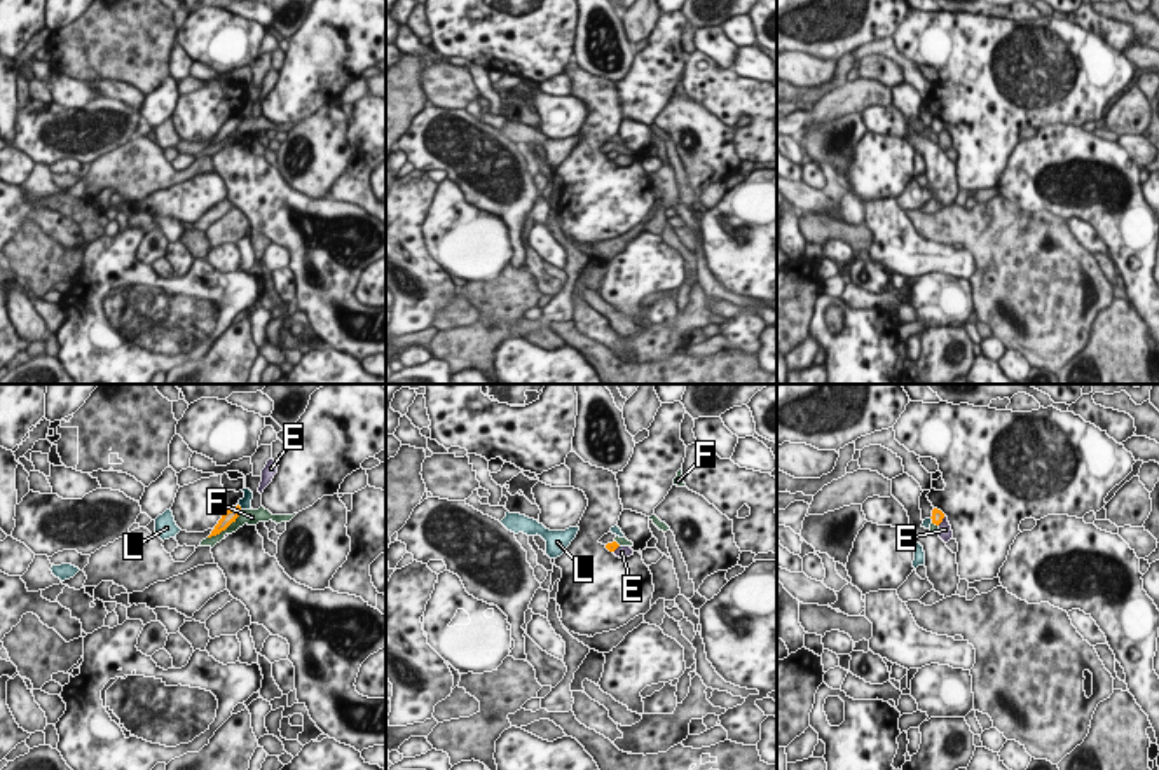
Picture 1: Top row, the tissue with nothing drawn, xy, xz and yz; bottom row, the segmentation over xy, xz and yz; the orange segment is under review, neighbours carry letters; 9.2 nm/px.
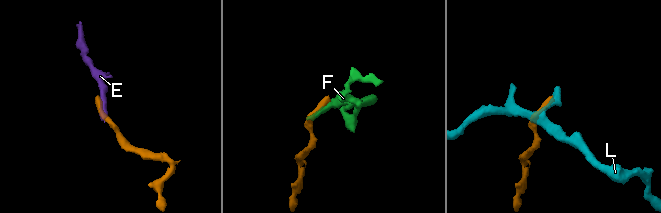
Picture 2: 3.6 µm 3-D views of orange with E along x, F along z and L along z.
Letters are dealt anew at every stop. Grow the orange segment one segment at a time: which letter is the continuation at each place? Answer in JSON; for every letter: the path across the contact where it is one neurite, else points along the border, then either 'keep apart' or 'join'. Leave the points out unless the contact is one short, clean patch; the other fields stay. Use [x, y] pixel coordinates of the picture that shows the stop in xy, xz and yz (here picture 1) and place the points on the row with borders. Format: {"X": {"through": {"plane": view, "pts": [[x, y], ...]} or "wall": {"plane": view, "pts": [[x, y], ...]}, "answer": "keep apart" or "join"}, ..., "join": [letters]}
{"E": {"wall": {"plane": "yz", "pts": [[945, 515], [938, 524]]}, "answer": "keep apart"}, "F": {"wall": {"plane": "xy", "pts": [[243, 510], [224, 529], [208, 538]]}, "answer": "keep apart"}, "L": {"wall": {"plane": "xy", "pts": [[238, 503], [241, 510]]}, "answer": "keep apart"}, "join": []}

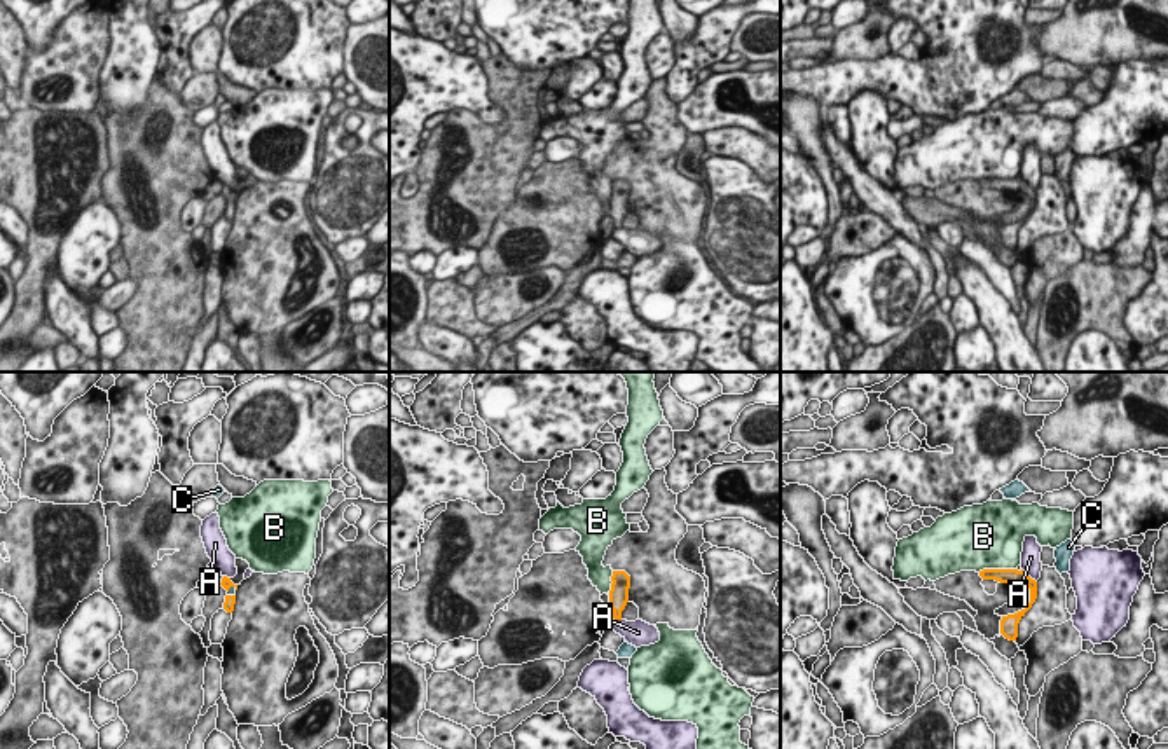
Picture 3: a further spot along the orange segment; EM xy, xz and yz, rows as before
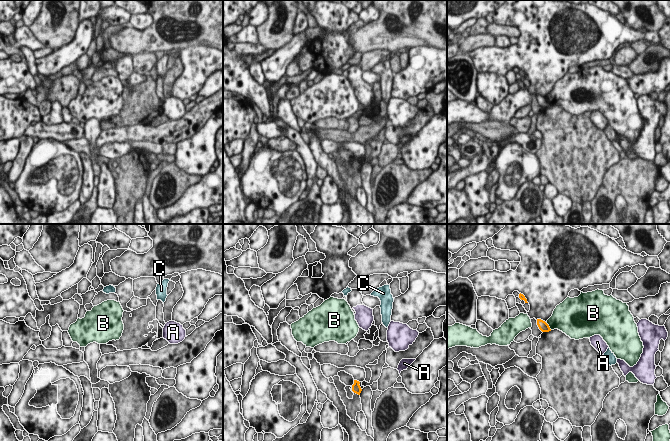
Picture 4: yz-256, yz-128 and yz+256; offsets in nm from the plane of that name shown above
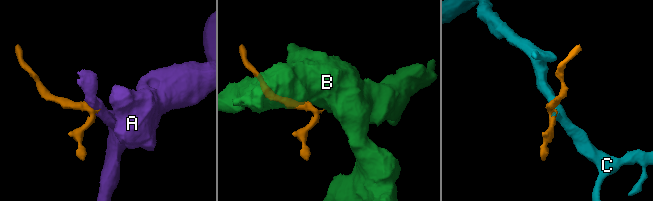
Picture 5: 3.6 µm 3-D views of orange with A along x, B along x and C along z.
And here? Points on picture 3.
{"A": {"wall": {"plane": "yz", "pts": [[1022, 568], [1036, 582]]}, "answer": "keep apart"}, "B": {"answer": "keep apart"}, "C": {"through": {"plane": "xy", "pts": [[226, 582], [227, 590], [233, 589]]}, "answer": "join"}, "join": ["C"]}

